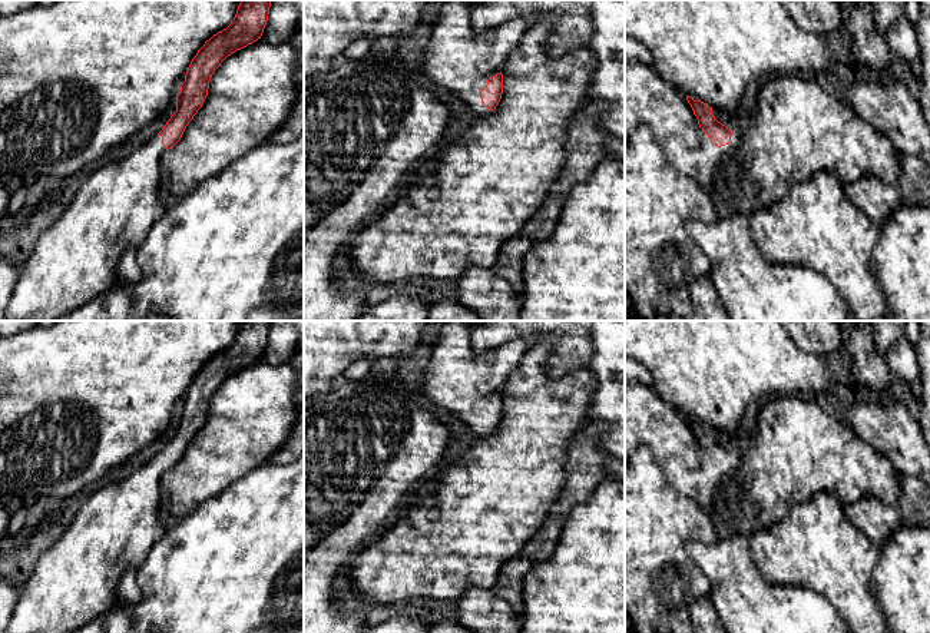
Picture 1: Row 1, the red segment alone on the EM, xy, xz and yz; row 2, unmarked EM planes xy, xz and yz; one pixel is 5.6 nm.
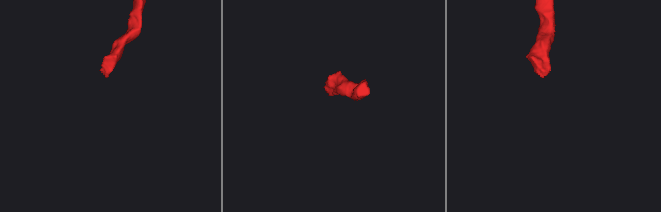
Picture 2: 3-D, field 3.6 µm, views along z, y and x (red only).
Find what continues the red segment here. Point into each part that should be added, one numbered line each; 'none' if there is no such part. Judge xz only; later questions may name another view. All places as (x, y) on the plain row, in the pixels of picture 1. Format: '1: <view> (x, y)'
1: xz (454, 378)

